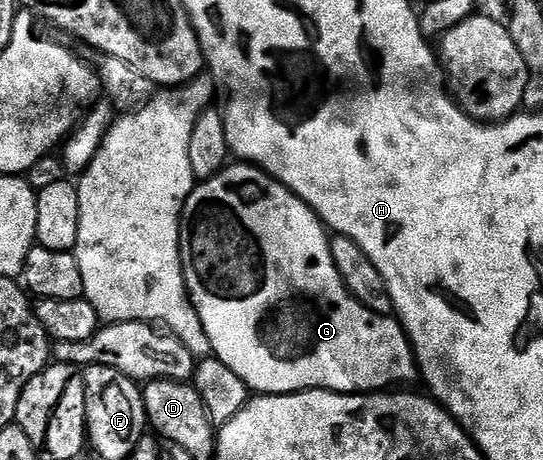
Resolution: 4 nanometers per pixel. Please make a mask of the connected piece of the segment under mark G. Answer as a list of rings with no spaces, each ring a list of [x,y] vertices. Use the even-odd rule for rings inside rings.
[[[252,164],[226,165],[214,178],[205,182],[197,182],[187,196],[185,207],[181,213],[181,267],[185,277],[185,287],[189,289],[189,298],[197,309],[199,320],[203,320],[203,328],[207,332],[207,340],[211,344],[213,354],[249,385],[250,391],[263,394],[300,394],[302,390],[334,390],[336,394],[372,394],[385,392],[396,382],[409,382],[418,377],[417,360],[413,347],[409,345],[409,335],[402,328],[396,317],[384,318],[359,304],[351,296],[349,289],[343,284],[339,272],[335,268],[335,260],[331,260],[329,247],[330,235],[324,222],[308,204],[294,196],[282,182],[277,182],[264,170]]]

